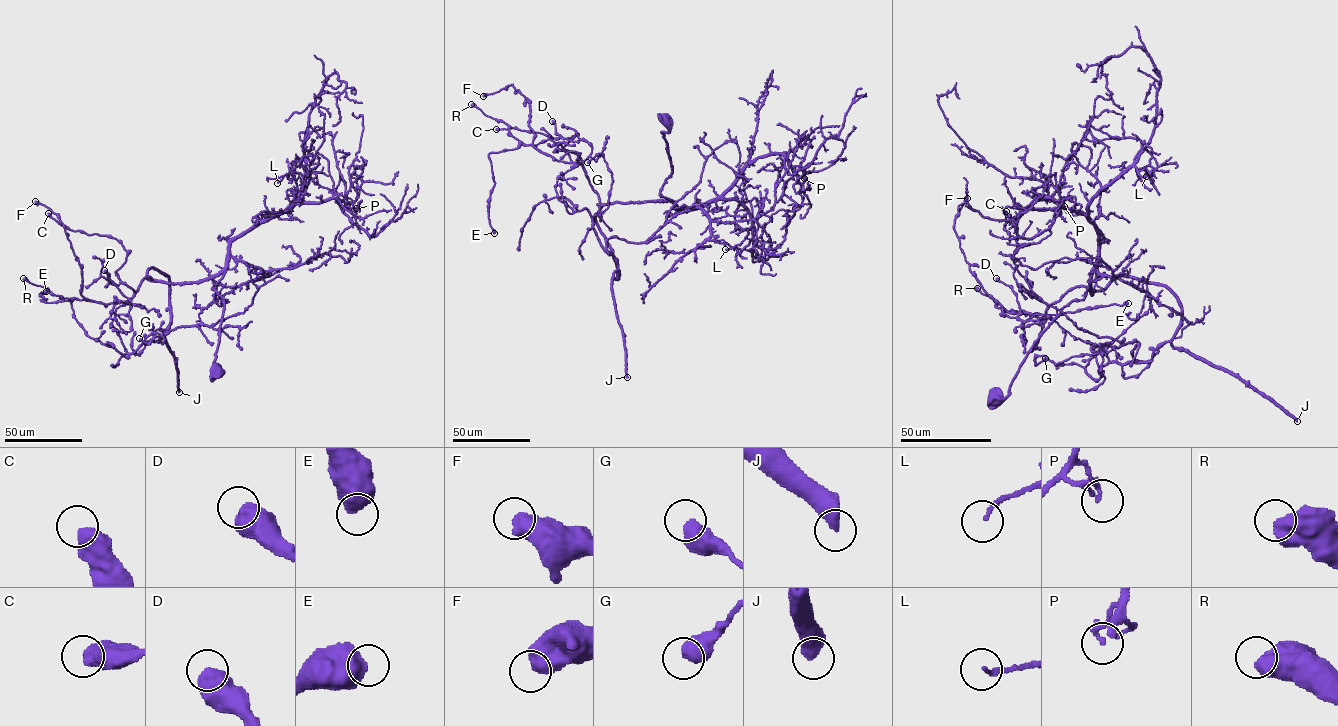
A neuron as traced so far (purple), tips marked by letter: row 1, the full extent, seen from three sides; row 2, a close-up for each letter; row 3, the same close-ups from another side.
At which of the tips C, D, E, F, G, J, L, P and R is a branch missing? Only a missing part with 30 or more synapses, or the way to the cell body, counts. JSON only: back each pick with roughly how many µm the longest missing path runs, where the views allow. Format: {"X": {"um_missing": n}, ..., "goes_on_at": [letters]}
{"J": {"um_missing": 800}, "goes_on_at": ["J"]}

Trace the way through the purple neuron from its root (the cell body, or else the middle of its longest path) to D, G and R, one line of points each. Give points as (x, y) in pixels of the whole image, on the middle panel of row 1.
D: (662, 119), (671, 173), (660, 194), (673, 201), (609, 203), (575, 164), (592, 147), (563, 138), (552, 121)
G: (662, 119), (673, 201), (595, 214), (617, 278), (592, 222), (612, 173), (600, 154), (587, 162)
R: (662, 119), (671, 173), (660, 194), (673, 201), (601, 203), (579, 163), (524, 145), (505, 123), (471, 104)

